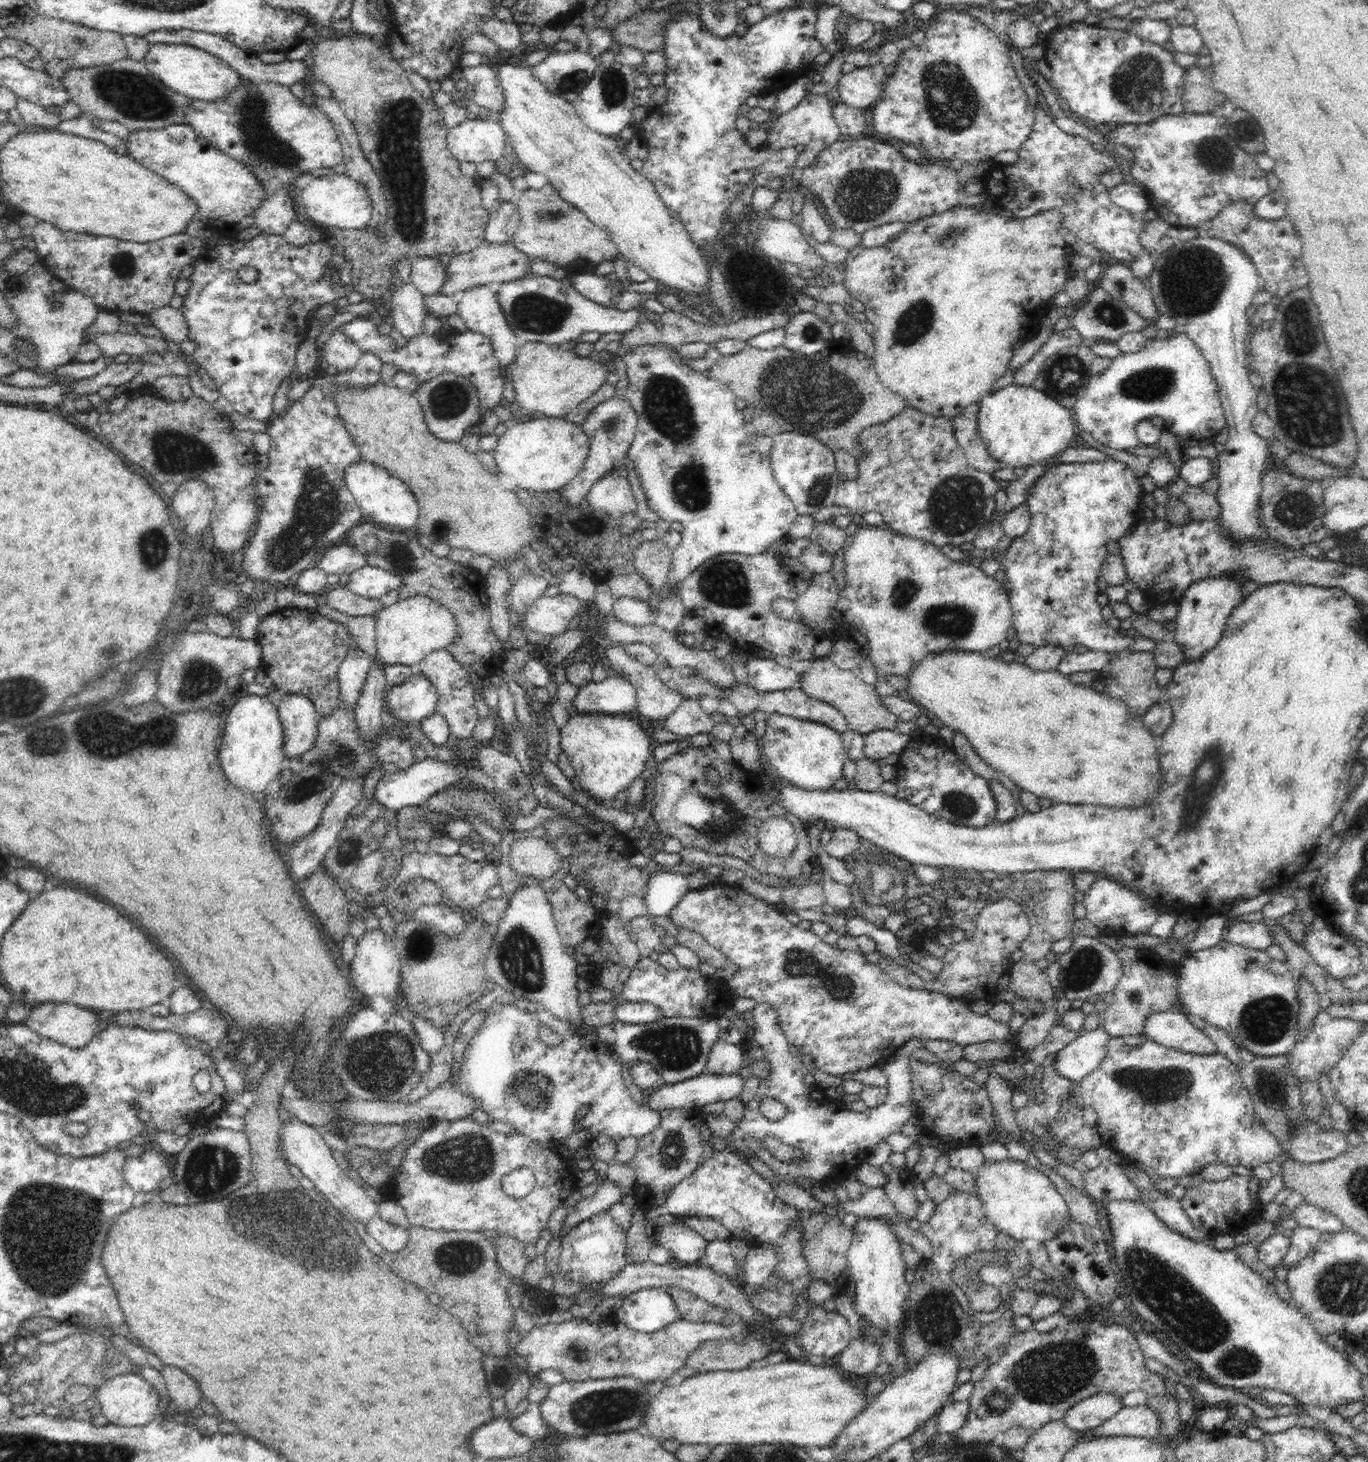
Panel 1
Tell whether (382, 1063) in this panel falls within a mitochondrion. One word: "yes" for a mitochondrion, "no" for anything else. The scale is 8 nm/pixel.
yes

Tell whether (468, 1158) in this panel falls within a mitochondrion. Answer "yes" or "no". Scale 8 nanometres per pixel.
yes

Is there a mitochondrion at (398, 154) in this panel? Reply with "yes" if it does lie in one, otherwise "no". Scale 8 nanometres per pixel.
yes

